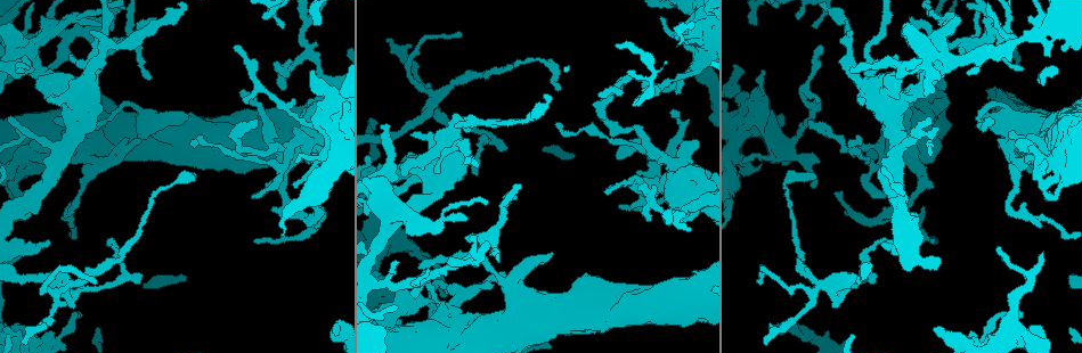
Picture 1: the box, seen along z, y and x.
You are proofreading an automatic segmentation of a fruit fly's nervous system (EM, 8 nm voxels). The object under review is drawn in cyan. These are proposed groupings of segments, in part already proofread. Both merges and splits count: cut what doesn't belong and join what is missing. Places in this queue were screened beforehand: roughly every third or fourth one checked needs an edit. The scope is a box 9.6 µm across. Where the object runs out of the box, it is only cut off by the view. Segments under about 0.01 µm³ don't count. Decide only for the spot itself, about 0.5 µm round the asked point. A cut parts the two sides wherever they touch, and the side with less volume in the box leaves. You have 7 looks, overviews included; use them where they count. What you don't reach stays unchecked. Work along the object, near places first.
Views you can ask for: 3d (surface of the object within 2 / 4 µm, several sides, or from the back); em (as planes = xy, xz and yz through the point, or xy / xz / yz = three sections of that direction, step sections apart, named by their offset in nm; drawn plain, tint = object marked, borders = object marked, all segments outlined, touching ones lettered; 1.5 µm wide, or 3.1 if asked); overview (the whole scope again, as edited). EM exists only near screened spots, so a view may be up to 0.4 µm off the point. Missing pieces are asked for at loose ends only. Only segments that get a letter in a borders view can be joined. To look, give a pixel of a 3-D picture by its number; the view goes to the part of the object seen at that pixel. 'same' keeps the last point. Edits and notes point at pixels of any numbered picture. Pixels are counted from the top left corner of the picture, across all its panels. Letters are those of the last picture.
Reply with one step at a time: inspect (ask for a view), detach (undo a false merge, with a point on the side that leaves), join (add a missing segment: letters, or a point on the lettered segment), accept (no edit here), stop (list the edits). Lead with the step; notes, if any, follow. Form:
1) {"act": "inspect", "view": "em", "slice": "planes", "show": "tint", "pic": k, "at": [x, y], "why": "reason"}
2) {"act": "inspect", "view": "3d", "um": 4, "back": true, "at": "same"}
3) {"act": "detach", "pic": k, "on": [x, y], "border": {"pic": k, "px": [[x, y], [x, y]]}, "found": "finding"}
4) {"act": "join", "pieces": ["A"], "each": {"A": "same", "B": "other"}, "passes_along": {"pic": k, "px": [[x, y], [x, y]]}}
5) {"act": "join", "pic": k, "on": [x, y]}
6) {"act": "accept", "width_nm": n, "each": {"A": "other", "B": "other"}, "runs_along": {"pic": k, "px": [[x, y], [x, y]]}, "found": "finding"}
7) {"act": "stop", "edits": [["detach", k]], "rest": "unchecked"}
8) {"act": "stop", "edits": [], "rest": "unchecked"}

{"act": "inspect", "view": "3d", "um": 4, "pic": 1, "at": [1002, 144], "why": "sharp bend"}

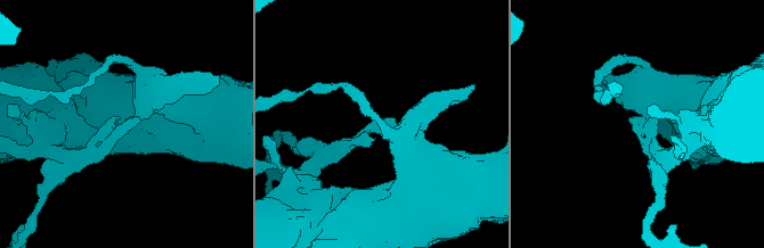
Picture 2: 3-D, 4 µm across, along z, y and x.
{"act": "inspect", "view": "em", "slice": "planes", "show": "borders", "pic": 2, "at": [638, 129], "why": "shape alone is not enough"}

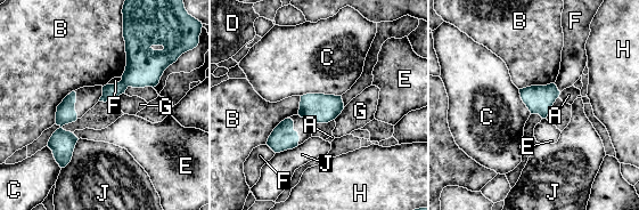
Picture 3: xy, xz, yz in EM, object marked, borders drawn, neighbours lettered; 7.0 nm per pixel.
{"act": "accept", "width_nm": 70, "each": {"A": "other", "B": "other", "C": "other", "D": "other", "E": "other", "F": "other", "G": "other", "H": "other", "J": "other"}, "border": {"pic": 3, "px": [[341, 95], [303, 94], [301, 96]]}, "found": "one neuron here"}

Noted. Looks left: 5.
{"act": "inspect", "view": "em", "slice": "planes", "show": "plain", "pic": 1, "at": [1049, 191]}

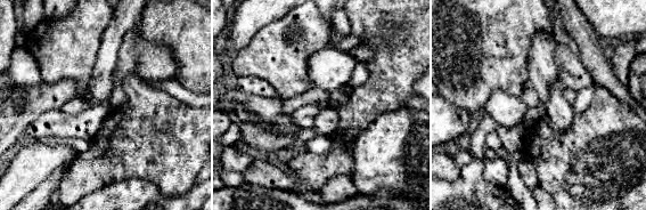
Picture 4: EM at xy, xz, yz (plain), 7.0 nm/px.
{"act": "inspect", "view": "em", "slice": "planes", "show": "borders", "at": "same"}

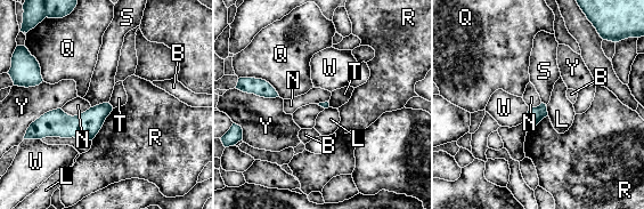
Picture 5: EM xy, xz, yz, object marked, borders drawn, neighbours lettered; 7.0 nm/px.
{"act": "accept", "each": {"B": "other", "L": "other", "N": "other", "Q": "other", "R": "other", "S": "other", "T": "other", "W": "other", "Y": "other"}, "runs_along": {"pic": 5, "px": [[108, 107], [86, 126], [40, 128]]}, "found": "none of them fits"}

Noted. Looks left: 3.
{"act": "inspect", "view": "em", "slice": "yz", "step": 8, "show": "tint", "pic": 1, "at": [139, 47], "why": "sharp bend"}

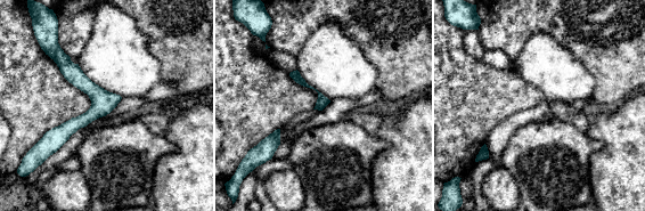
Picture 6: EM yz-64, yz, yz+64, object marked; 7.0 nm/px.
{"act": "inspect", "view": "em", "slice": "planes", "show": "borders", "at": "same", "why": "cut it another way"}

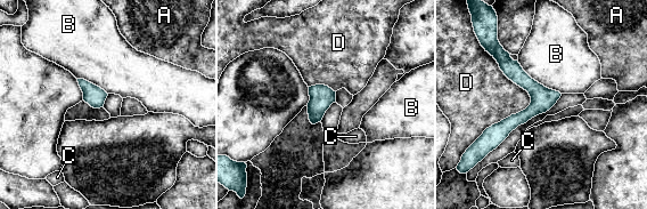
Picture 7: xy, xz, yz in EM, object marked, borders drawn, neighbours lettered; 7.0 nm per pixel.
{"act": "accept", "width_nm": 150, "each": {"A": "other", "B": "other", "C": "other", "D": "other"}, "runs_along": {"pic": 7, "px": [[492, 51], [534, 91], [534, 105], [497, 142]]}, "found": "all the same neuron"}

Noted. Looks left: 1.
{"act": "stop", "edits": [], "rest": "unchecked"}

